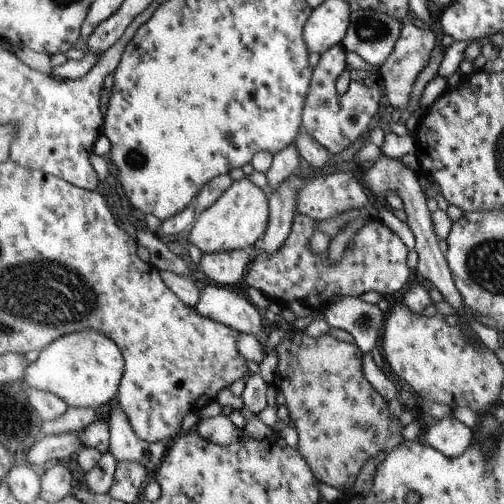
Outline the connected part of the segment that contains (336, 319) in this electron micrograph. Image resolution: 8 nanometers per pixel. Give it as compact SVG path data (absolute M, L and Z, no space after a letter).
M336 295L322 314L330 327L348 332L363 354L371 353L383 334L385 315L359 297Z

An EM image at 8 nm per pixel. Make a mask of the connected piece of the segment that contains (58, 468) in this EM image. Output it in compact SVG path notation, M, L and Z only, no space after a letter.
M51 463L40 471L41 492L40 497L48 503L63 500L72 492L72 476L66 466Z

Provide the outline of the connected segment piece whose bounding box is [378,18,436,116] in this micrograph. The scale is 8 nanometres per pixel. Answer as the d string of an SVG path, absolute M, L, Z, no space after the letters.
M409 18L403 22L400 37L395 43L392 53L388 56L387 62L378 69L381 76L380 81L382 85L386 87L388 103L392 105L394 109L399 110L404 116L409 114L407 111L408 105L410 104L412 86L414 86L418 75L428 64L435 45L436 38L430 28L417 28L413 18Z

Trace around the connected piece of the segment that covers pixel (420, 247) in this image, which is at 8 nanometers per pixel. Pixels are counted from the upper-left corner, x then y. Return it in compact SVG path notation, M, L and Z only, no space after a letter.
M382 152L381 156L372 166L368 167L362 179L365 180L370 191L373 194L376 193L378 196L383 196L383 200L388 192L396 192L400 196L403 203L402 210L406 213L406 217L408 217L407 226L411 229L415 237L414 250L419 257L417 265L418 273L426 278L426 280L430 280L432 285L442 293L444 300L458 309L463 304L463 299L454 285L444 253L442 254L439 248L439 239L436 238L436 234L434 233L431 212L427 206L427 196L419 182L418 175L419 172L417 172L417 169L406 167L401 162L401 158L390 159L384 156Z

